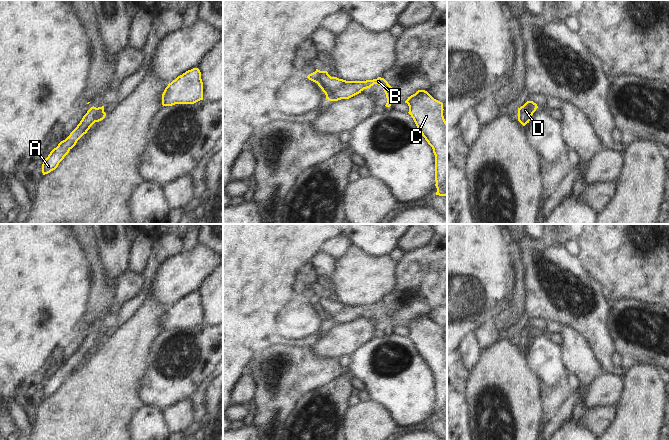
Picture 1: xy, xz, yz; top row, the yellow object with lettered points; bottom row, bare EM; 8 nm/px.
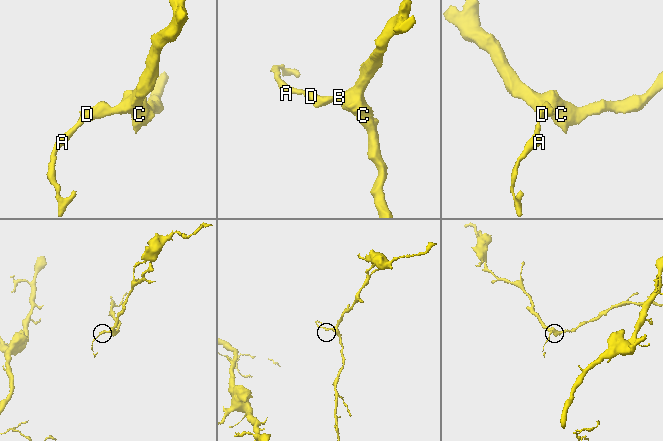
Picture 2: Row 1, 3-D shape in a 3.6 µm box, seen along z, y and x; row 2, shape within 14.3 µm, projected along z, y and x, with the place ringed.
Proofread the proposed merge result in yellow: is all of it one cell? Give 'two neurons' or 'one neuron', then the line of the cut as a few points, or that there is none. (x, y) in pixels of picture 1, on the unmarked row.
two neurons | xy (97, 332), (94, 345)

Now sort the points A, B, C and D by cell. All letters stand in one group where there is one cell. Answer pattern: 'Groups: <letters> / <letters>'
Groups: A / B C D

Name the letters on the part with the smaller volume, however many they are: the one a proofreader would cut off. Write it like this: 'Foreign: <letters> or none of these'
Foreign: A

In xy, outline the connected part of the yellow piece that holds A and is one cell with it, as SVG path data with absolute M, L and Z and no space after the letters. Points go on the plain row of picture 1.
M91 331L83 340L77 351L70 357L70 359L61 365L56 372L54 372L42 388L43 399L55 394L59 387L69 377L69 375L76 369L77 365L87 357L90 351L95 347L97 340L97 332Z

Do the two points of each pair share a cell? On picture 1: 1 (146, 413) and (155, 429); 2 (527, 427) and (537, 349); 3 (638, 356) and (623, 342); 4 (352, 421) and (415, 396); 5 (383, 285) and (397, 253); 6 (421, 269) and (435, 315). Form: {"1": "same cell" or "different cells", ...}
{"1": "same cell", "2": "different cells", "3": "same cell", "4": "different cells", "5": "different cells", "6": "different cells"}

